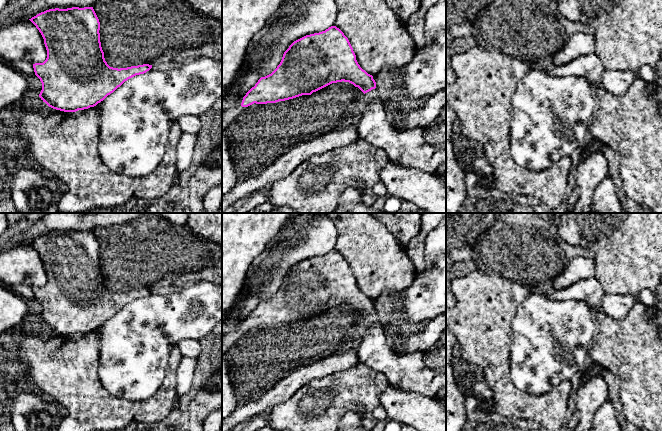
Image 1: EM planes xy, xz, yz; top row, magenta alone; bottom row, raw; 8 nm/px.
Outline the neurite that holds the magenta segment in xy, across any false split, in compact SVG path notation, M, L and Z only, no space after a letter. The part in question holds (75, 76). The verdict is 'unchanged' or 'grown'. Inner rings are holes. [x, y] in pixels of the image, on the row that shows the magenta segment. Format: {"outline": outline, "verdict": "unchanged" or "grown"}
{"outline": "M93 7L49 9L29 20L41 33L47 50L46 60L33 64L42 83L39 97L53 109L76 112L94 107L125 81L152 68L143 64L118 69L107 64L100 42L100 22Z", "verdict": "unchanged"}

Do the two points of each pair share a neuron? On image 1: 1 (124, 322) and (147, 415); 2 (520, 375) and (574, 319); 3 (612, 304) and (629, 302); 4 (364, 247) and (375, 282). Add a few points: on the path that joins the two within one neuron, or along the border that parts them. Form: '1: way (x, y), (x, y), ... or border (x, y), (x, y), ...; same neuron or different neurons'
1: border (161, 384), (147, 398), (140, 400), (120, 398); different neurons
2: way (540, 355), (546, 349), (546, 322), (554, 322); same neuron
3: way (616, 304), (625, 302); same neuron
4: way (373, 256), (375, 258), (375, 273); same neuron

